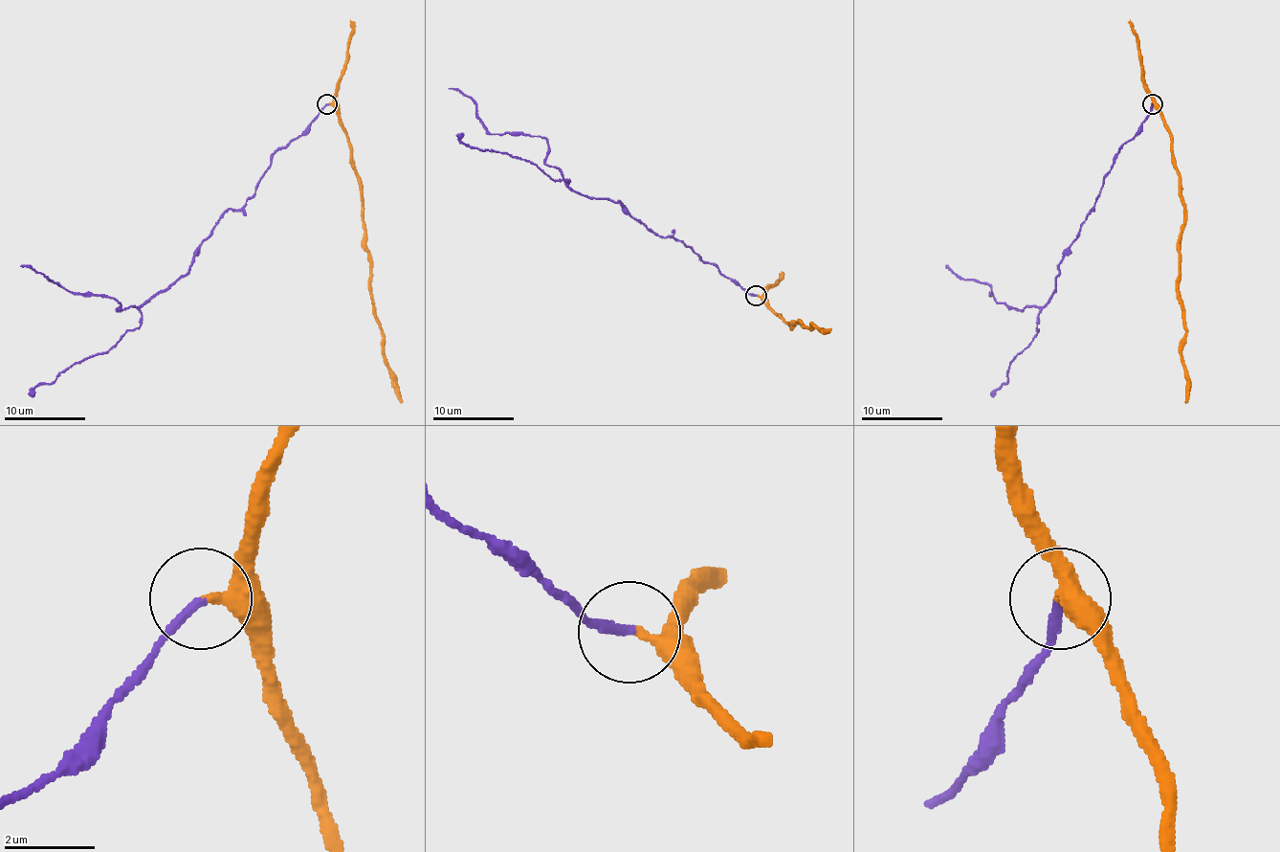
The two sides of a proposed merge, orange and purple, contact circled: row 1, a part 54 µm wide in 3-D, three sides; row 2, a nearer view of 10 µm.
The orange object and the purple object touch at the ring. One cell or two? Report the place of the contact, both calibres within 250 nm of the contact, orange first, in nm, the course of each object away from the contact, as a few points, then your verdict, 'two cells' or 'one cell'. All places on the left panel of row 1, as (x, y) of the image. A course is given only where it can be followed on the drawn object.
place (327, 103); calibres 300 and 200 nm; course orange (327, 104), (338, 112), (347, 137), (349, 163), (360, 186), (372, 313), (380, 329), (384, 364), (403, 402); course purple (327, 104), (273, 155), (254, 193), (222, 215), (189, 268), (139, 307), (75, 295), (20, 266); one cell

